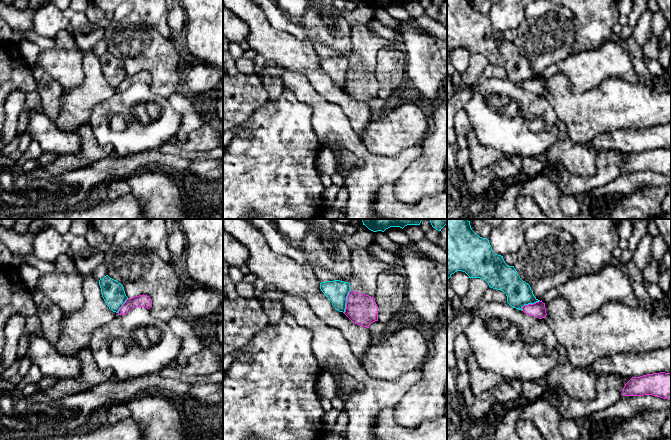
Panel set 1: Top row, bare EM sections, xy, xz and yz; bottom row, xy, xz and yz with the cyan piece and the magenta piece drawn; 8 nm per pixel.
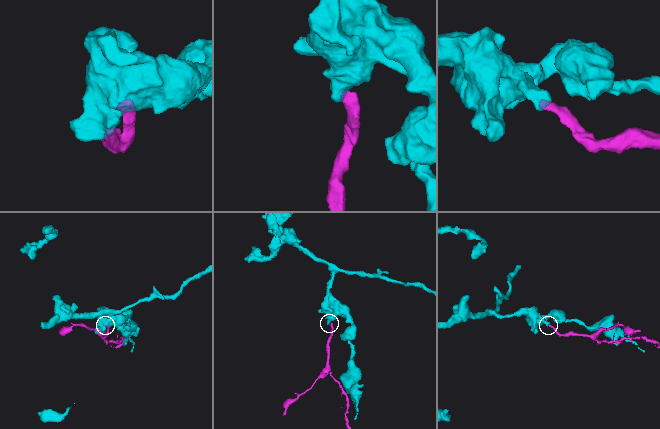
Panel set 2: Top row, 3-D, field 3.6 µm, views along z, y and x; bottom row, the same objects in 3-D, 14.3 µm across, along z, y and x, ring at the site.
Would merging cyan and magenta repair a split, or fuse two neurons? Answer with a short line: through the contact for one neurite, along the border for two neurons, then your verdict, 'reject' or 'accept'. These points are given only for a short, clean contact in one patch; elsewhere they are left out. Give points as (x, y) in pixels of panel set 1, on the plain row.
line xz (351, 66), (347, 72), (346, 84), (343, 88); reject

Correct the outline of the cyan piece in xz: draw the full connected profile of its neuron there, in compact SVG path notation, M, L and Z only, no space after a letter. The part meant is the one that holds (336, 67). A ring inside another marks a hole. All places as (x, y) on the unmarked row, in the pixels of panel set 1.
M340 56L326 57L320 59L320 65L337 87L345 88L347 72L351 67L350 59Z

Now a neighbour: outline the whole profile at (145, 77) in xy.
M139 71L128 74L123 82L119 85L118 91L126 91L135 83L145 83L150 85L152 83L152 76L147 71Z

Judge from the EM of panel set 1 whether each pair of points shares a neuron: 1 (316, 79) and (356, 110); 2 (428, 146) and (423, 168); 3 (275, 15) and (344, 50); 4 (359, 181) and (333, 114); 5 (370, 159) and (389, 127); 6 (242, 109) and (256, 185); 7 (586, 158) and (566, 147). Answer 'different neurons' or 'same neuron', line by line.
1: same neuron
2: same neuron
3: same neuron
4: same neuron
5: different neurons
6: different neurons
7: same neuron

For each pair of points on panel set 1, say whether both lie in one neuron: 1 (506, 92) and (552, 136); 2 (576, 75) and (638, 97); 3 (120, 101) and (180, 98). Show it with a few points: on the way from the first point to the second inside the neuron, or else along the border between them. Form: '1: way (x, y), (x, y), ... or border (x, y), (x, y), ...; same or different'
1: way (521, 98), (534, 105), (550, 121); same
2: border (623, 80), (604, 79), (597, 86), (578, 92); different
3: border (167, 99), (169, 104), (181, 114); different

